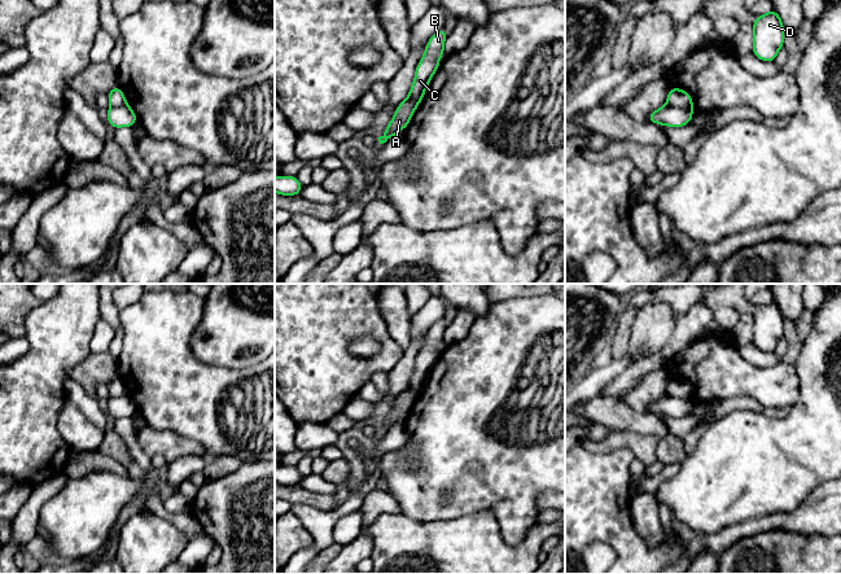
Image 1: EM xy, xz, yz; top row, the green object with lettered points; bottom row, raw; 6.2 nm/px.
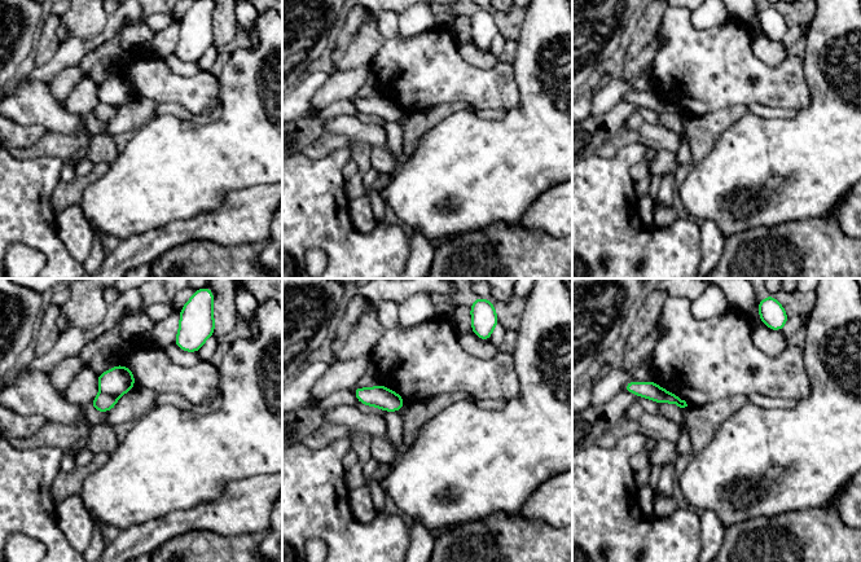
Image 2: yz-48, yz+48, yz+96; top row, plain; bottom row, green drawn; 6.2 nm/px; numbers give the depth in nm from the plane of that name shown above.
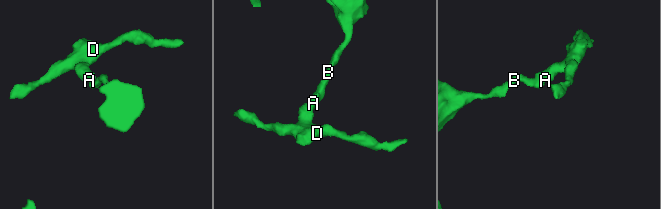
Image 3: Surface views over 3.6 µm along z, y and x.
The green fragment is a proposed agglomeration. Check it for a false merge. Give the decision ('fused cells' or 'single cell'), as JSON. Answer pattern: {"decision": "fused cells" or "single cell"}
{"decision": "fused cells"}

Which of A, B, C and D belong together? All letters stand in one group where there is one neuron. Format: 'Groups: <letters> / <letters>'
Groups: A D / B C

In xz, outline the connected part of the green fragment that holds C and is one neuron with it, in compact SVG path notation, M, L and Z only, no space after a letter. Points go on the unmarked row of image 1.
M442 317L426 332L425 343L415 362L413 374L407 389L404 390L415 399L421 393L432 367L441 355L438 349L446 343L443 334L447 325L448 323Z

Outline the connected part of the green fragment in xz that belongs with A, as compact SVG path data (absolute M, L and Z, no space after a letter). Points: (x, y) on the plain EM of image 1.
M403 391L395 399L395 406L389 412L385 424L378 429L380 434L386 433L389 429L395 426L399 421L404 420L411 412L411 407L415 403L415 398L411 396L407 391Z

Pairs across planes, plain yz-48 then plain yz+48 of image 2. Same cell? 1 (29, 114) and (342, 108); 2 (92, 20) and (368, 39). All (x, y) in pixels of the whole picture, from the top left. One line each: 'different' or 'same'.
1: different
2: same

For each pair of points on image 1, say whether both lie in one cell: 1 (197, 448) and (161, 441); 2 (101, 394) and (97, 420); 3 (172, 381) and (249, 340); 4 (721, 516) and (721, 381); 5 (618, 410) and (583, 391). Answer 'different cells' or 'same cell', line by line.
1: same cell
2: different cells
3: different cells
4: different cells
5: different cells

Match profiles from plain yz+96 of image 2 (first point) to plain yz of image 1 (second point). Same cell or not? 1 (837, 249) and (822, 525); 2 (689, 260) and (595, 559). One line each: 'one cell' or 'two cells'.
1: two cells
2: two cells

